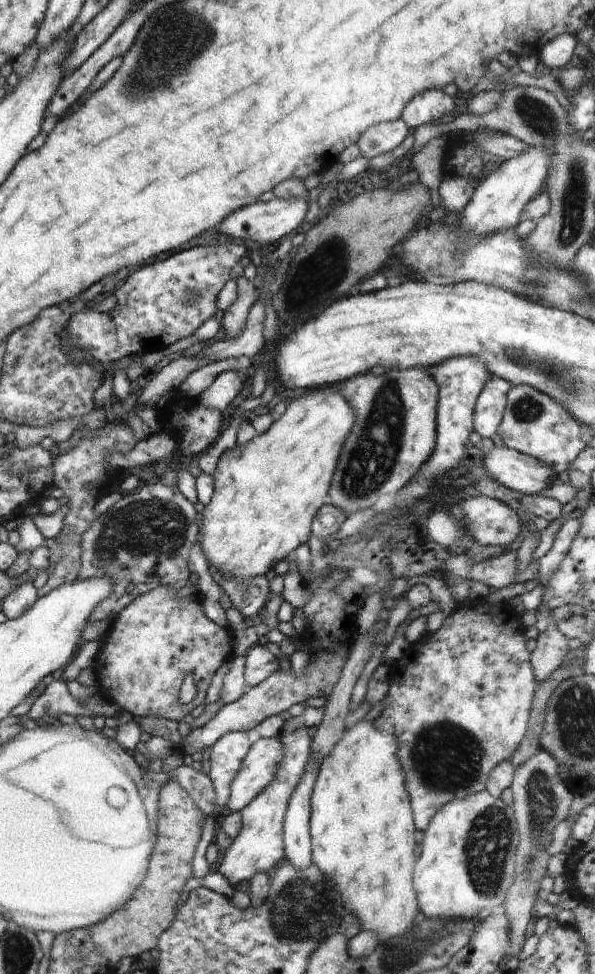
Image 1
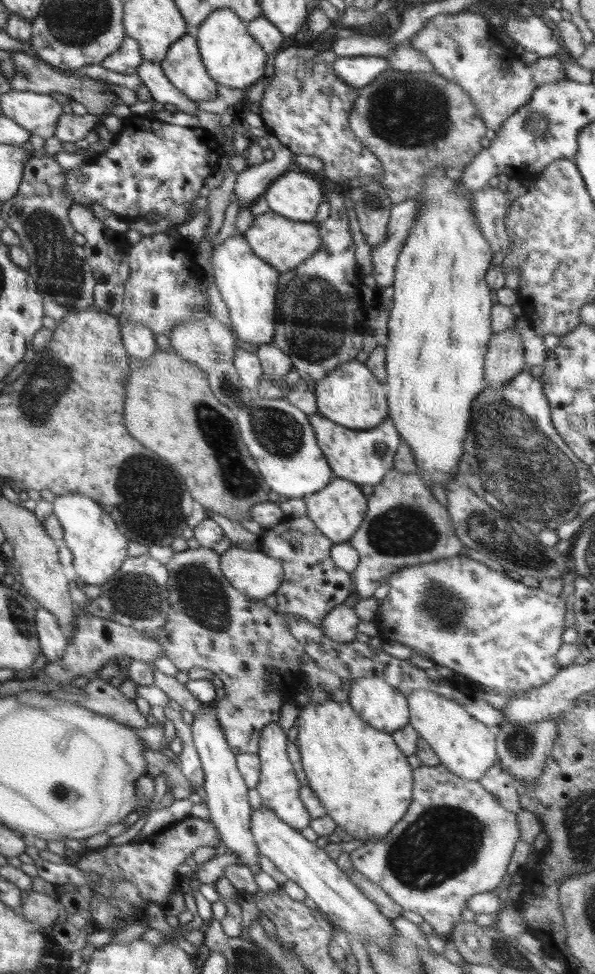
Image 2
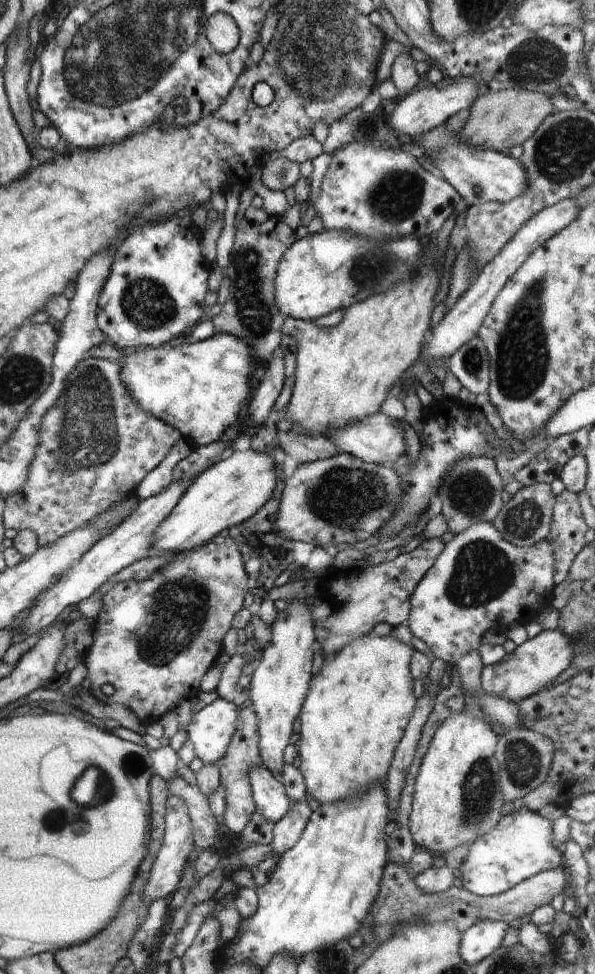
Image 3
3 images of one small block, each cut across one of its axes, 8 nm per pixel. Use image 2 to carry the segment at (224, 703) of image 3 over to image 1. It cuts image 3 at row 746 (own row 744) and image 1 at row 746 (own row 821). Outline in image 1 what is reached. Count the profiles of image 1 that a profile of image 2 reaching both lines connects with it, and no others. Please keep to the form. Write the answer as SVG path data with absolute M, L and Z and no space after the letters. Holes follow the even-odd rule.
M246 731L228 732L212 746L211 770L207 775L212 780L216 804L209 809L209 812L216 812L224 808L230 800L230 785L236 778L250 747L250 739L248 739Z

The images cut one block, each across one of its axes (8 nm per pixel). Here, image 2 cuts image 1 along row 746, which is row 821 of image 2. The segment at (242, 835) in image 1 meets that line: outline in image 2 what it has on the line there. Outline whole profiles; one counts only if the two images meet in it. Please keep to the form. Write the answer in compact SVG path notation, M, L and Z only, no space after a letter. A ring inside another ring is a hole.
M271 722L263 728L257 752L261 764L261 774L255 789L260 795L262 805L269 808L274 815L286 824L301 831L306 826L309 826L311 818L299 797L301 783L295 773L296 766L292 765L288 758L288 753L286 753L286 739L287 733L277 722Z

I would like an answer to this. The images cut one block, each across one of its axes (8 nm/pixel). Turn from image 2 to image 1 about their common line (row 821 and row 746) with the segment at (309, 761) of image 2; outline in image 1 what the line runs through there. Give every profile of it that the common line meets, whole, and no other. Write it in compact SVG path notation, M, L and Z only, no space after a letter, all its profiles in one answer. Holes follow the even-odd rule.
M360 720L356 726L344 731L340 742L322 760L311 794L312 862L332 882L340 895L344 908L354 914L360 922L362 932L372 932L382 947L402 934L412 930L418 916L418 901L413 885L413 866L417 858L414 853L415 826L406 778L398 762L398 738L380 732L373 720Z

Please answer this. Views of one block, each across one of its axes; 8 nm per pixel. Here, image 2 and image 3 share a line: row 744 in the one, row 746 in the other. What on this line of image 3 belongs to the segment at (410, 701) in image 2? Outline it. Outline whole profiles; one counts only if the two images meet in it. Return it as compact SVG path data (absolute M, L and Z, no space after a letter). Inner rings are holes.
M462 710L460 714L453 714L451 717L447 718L446 721L439 726L432 738L430 747L418 770L418 775L416 776L415 792L413 794L412 808L409 814L409 829L412 833L412 838L415 844L424 847L428 852L433 855L440 854L445 858L445 854L448 854L450 850L454 850L456 846L467 846L469 847L477 838L488 834L491 830L496 828L496 825L500 822L502 815L502 806L504 806L505 800L503 799L503 794L501 793L501 788L498 780L499 764L495 759L496 743L498 742L497 734L492 730L492 727L485 721L476 718L474 715L466 710Z

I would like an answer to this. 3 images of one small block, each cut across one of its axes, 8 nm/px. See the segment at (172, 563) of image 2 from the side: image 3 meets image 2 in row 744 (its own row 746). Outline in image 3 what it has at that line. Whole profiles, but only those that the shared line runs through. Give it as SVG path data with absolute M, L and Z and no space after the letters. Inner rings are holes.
M243 706L238 708L238 718L236 732L232 735L227 753L216 765L219 767L221 784L224 784L224 826L232 830L232 832L241 833L248 824L250 817L257 810L251 793L248 771L250 767L262 765L263 762L261 761L259 751L258 719L253 708Z

